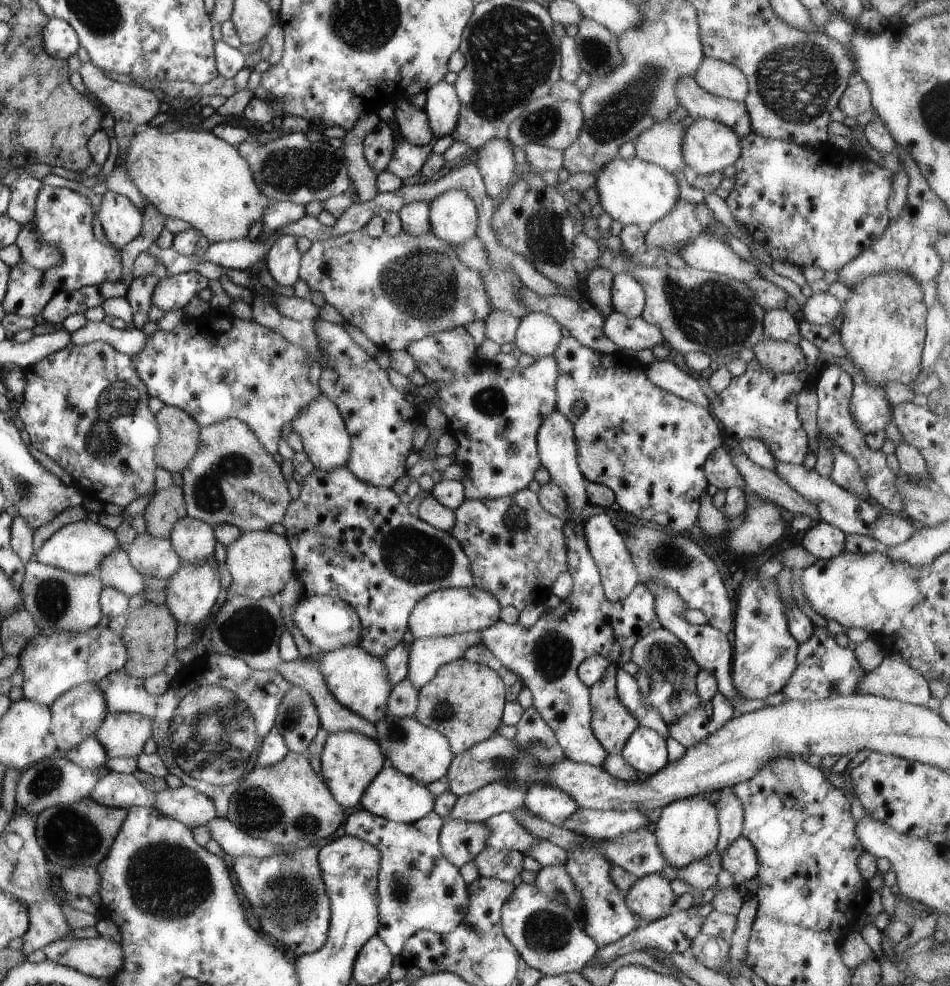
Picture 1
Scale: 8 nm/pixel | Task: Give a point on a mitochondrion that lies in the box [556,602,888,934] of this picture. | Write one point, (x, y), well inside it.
(666, 666)

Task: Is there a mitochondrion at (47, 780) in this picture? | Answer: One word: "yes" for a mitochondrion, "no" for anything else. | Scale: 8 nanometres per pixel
yes

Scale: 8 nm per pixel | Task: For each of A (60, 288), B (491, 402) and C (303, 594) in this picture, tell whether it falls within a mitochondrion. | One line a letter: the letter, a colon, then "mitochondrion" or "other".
A: other
B: mitochondrion
C: other

